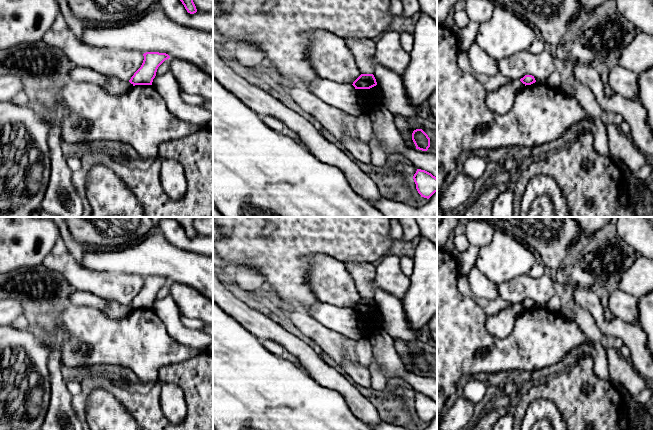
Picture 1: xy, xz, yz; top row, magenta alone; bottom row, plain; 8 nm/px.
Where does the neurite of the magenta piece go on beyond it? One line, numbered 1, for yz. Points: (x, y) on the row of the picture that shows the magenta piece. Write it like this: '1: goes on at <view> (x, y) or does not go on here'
1: does not go on here

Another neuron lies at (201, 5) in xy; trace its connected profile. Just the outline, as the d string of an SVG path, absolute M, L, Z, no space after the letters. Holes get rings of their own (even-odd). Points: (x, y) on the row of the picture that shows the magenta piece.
M193 0L197 11L213 12L213 0Z

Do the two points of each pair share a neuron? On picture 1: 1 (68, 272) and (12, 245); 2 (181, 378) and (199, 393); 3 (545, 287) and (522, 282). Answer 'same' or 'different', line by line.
1: different
2: same
3: same

